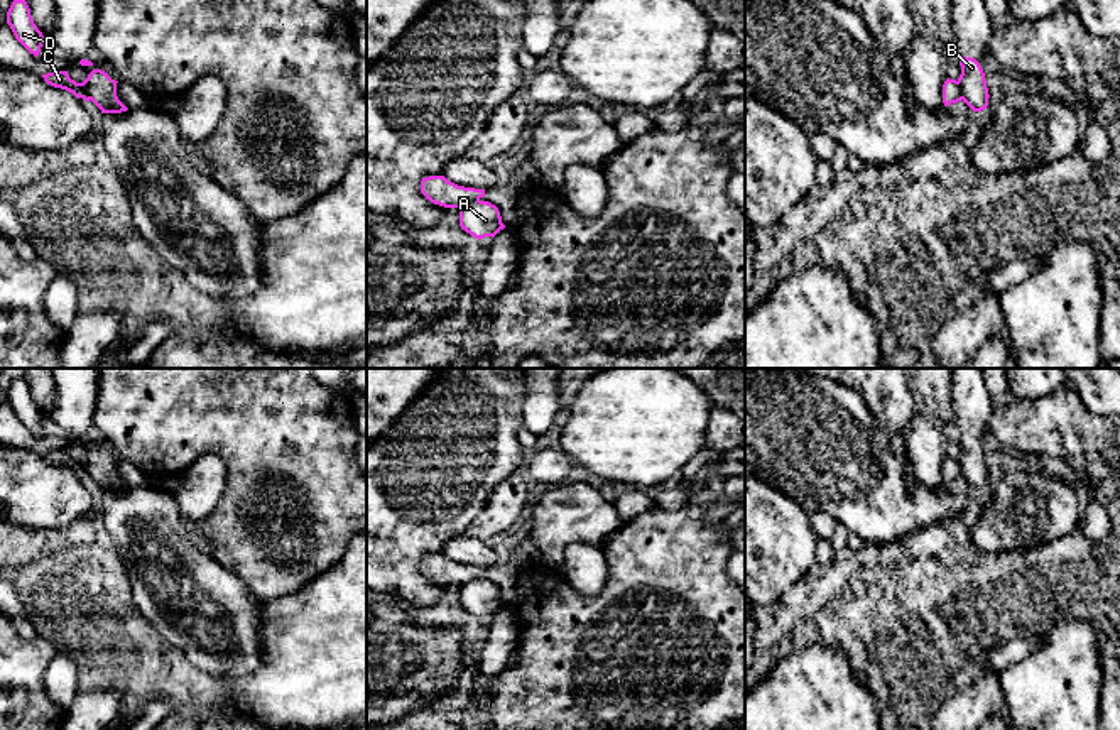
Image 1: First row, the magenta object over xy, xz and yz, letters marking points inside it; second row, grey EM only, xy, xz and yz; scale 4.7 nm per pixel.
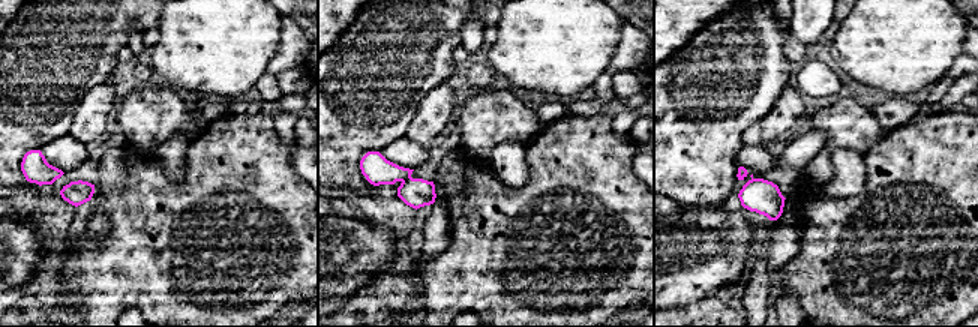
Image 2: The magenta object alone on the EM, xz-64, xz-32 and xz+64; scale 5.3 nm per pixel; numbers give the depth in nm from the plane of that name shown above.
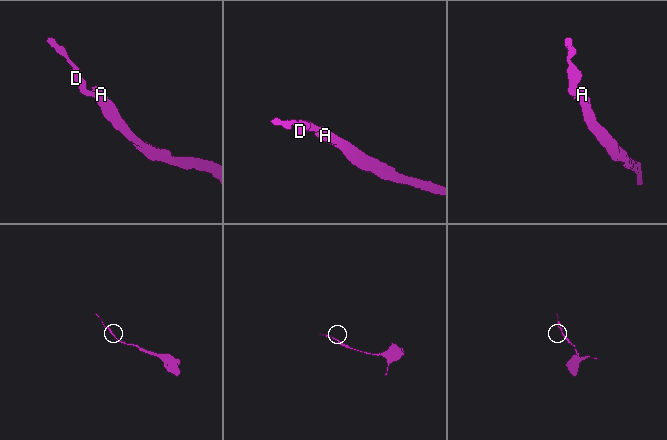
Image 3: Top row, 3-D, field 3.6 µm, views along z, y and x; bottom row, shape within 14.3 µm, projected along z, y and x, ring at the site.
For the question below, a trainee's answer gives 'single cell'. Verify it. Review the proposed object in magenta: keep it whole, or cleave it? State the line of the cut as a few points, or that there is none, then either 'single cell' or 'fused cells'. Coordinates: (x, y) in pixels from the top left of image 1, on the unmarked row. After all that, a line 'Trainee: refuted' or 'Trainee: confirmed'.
xz (478, 577), (460, 587) | fused cells
Trainee: refuted

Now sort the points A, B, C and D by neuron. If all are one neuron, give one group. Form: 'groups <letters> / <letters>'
groups A B / C D

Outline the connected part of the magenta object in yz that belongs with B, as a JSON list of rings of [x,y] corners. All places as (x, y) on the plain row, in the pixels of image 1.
[[[963,434],[960,439],[961,453],[958,456],[958,466],[961,478],[973,488],[981,490],[988,485],[988,466],[985,451],[980,441],[973,436]]]

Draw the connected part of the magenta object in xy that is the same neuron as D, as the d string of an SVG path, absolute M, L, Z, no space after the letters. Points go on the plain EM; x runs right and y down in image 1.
M14 379L7 390L7 402L15 417L35 436L41 431L44 414L32 399L30 387L25 379Z

